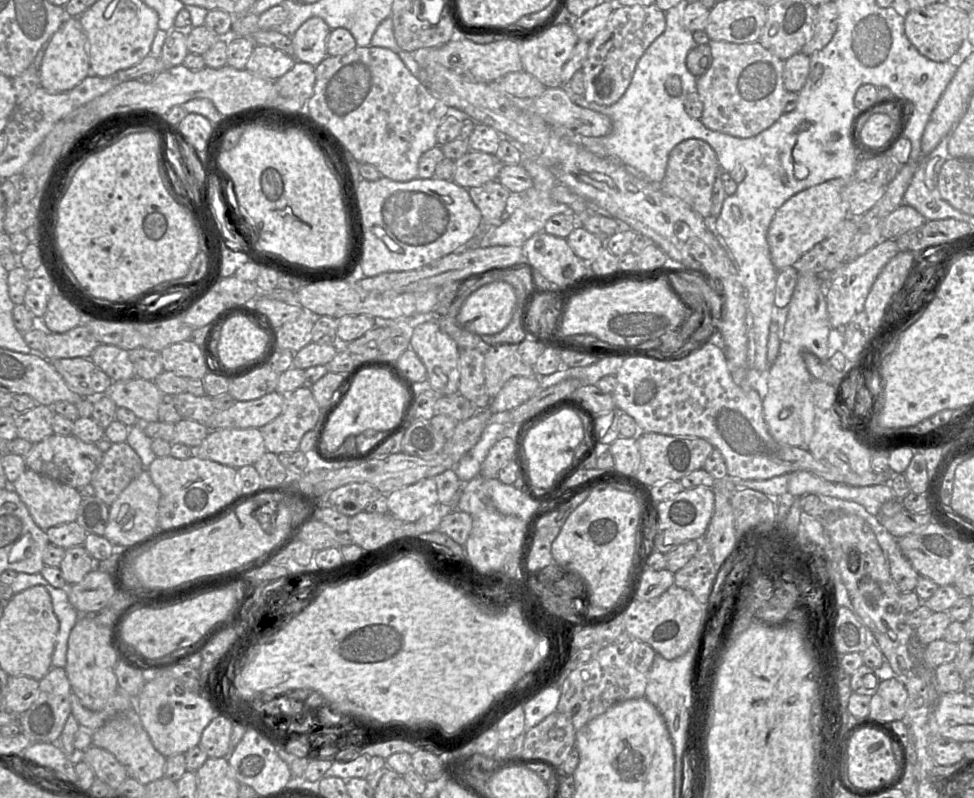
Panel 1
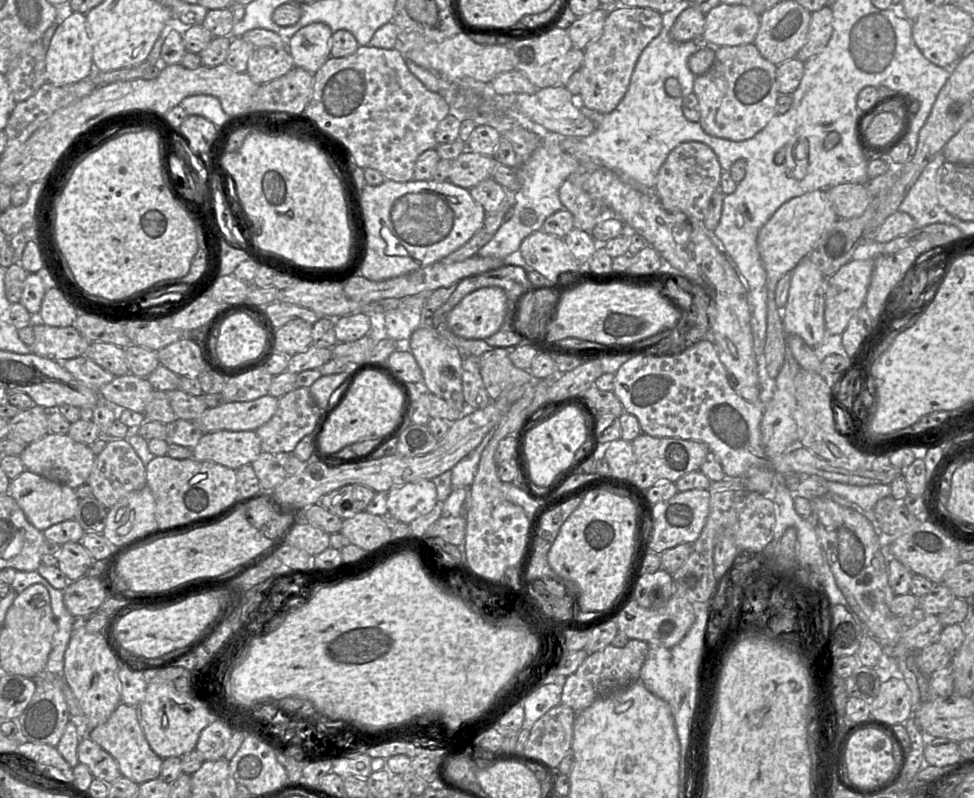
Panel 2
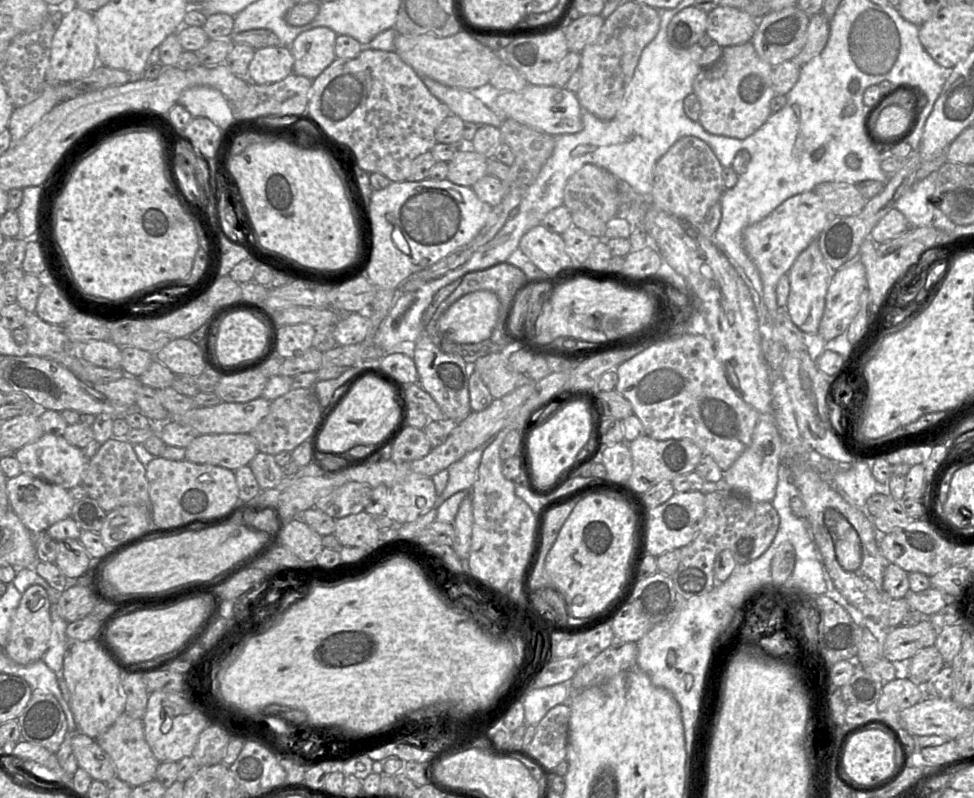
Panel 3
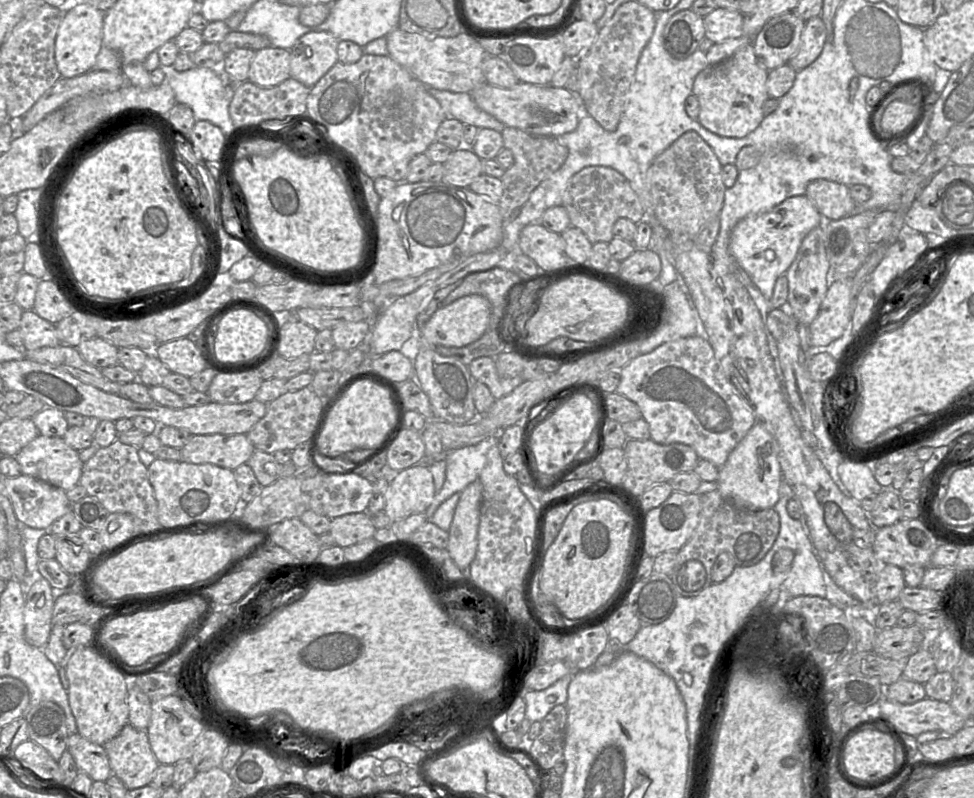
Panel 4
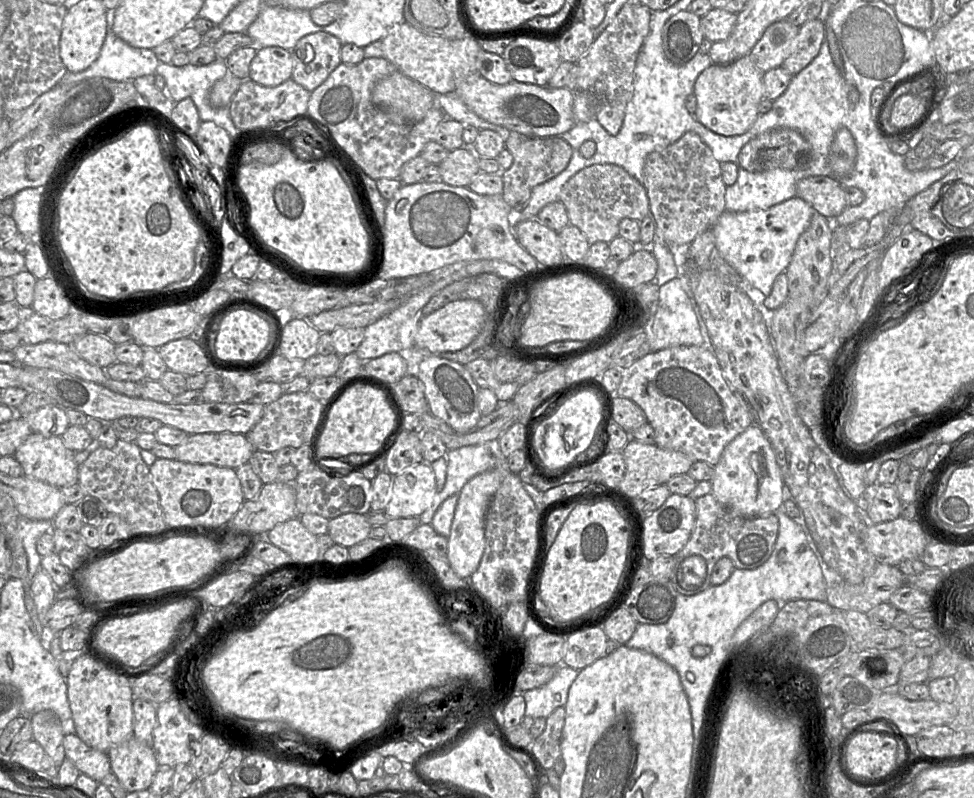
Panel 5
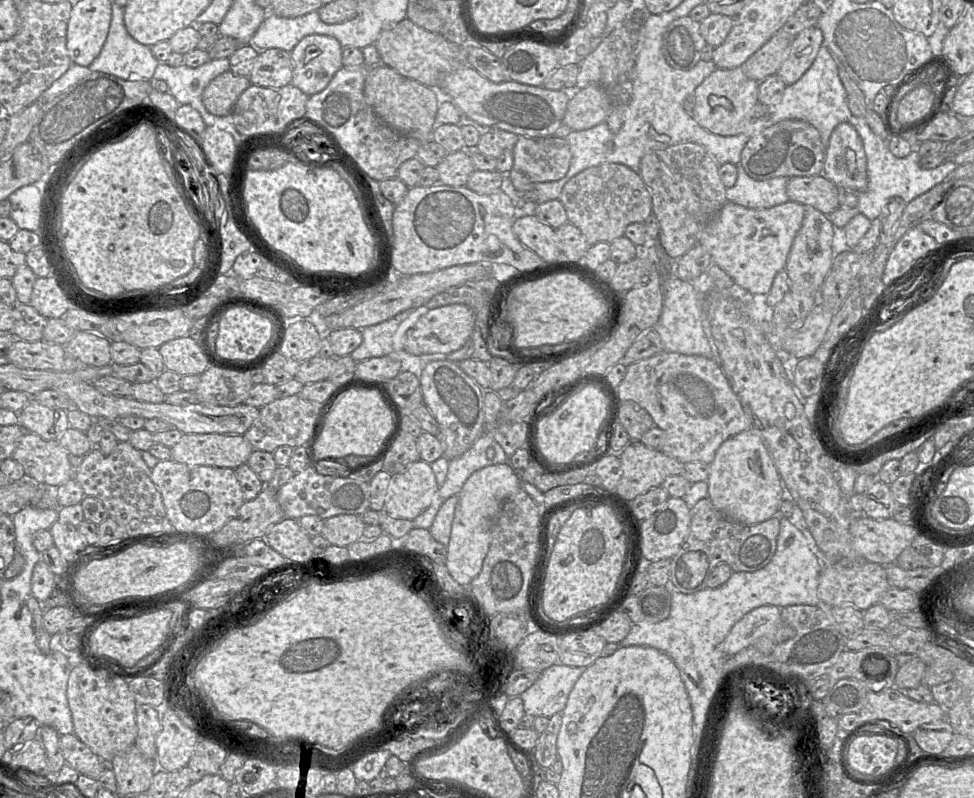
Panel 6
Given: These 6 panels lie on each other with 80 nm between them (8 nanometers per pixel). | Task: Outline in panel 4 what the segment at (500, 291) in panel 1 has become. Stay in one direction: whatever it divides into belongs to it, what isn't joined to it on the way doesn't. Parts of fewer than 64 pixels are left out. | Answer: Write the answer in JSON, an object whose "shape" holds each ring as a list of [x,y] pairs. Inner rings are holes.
{"shape":[[[474,294],[461,297],[449,305],[441,305],[420,330],[422,347],[445,346],[460,348],[477,341],[487,330],[491,304],[483,296]]]}

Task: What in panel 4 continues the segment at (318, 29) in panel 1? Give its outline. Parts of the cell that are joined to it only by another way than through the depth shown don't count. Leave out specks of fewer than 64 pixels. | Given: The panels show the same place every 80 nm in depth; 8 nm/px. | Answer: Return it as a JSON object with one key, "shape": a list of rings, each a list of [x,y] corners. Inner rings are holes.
{"shape":[[[329,32],[302,35],[290,51],[290,75],[308,88],[314,86],[337,63],[339,41]]]}

